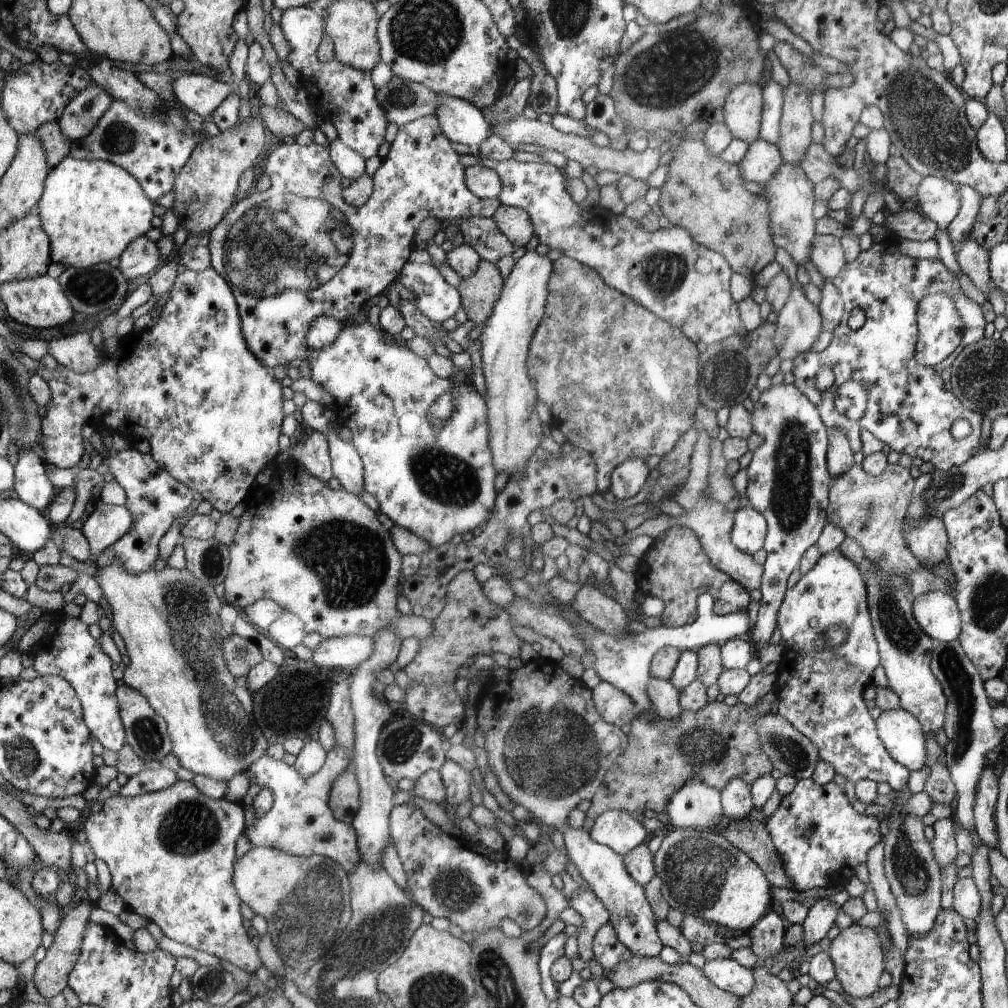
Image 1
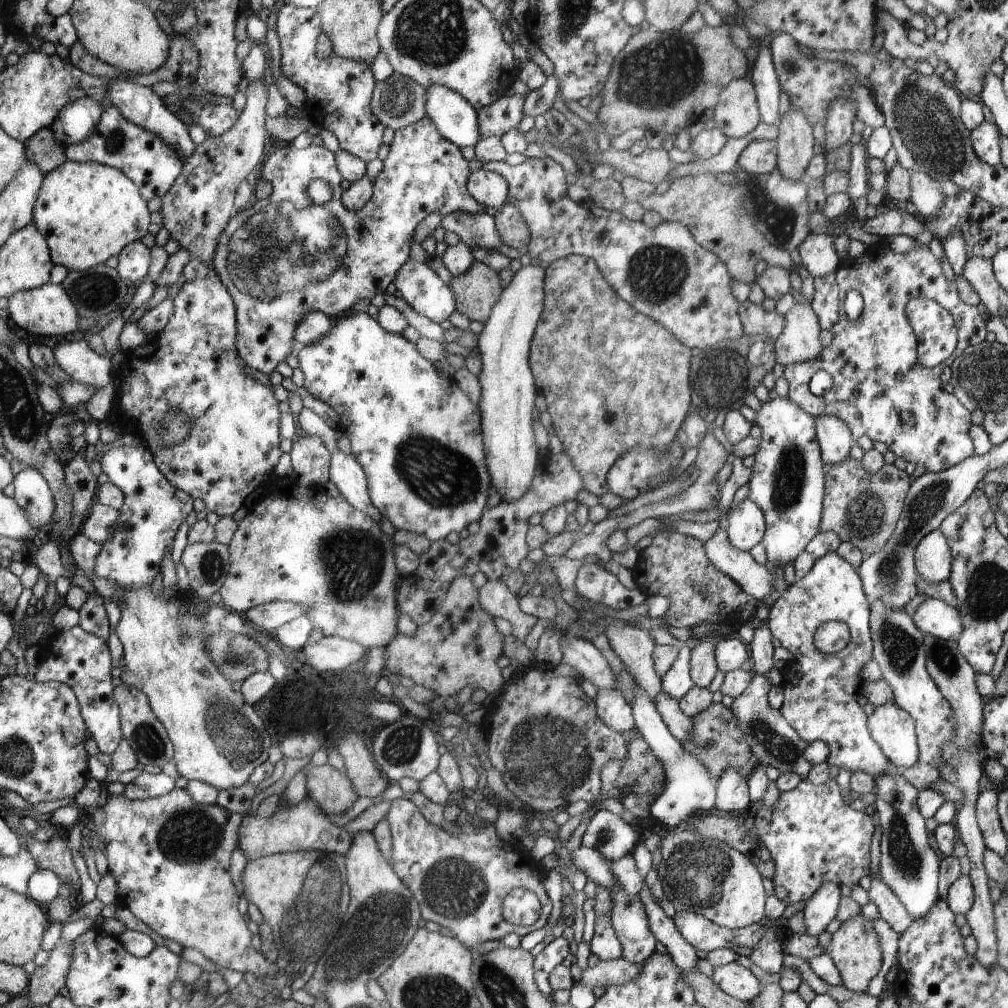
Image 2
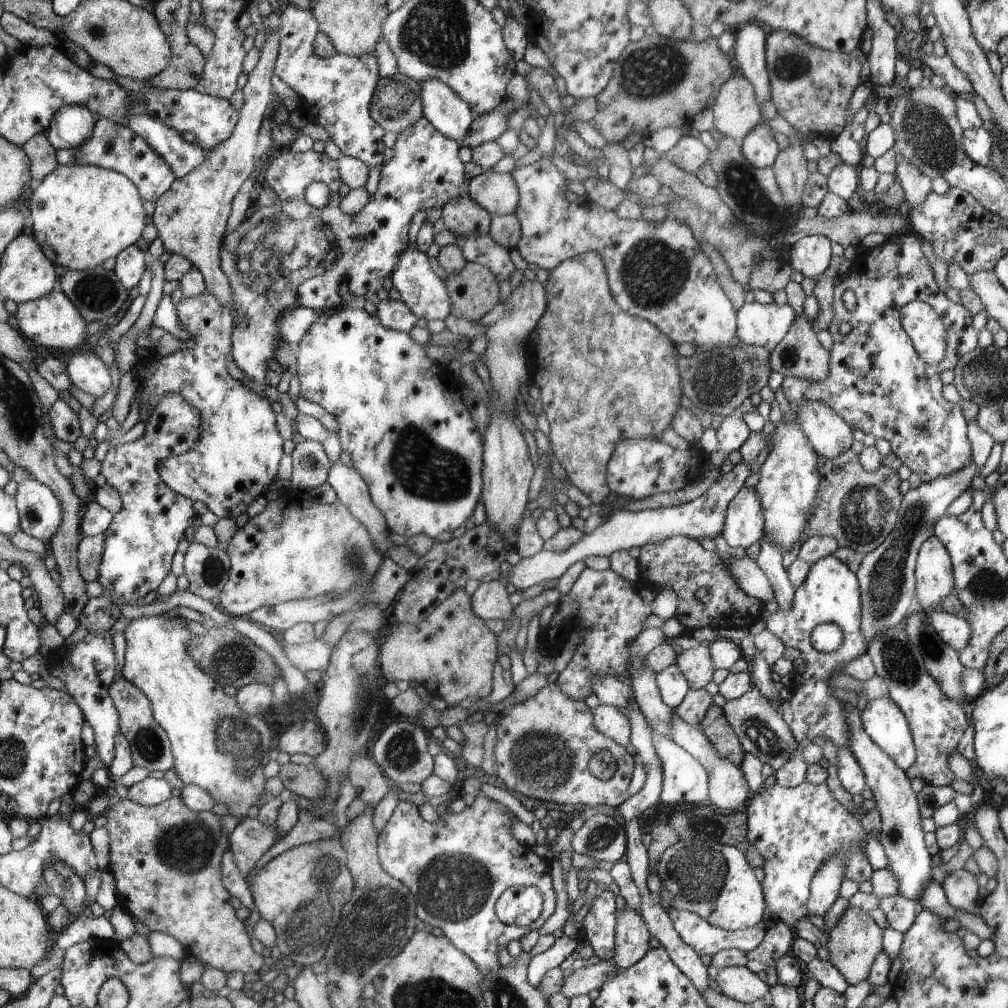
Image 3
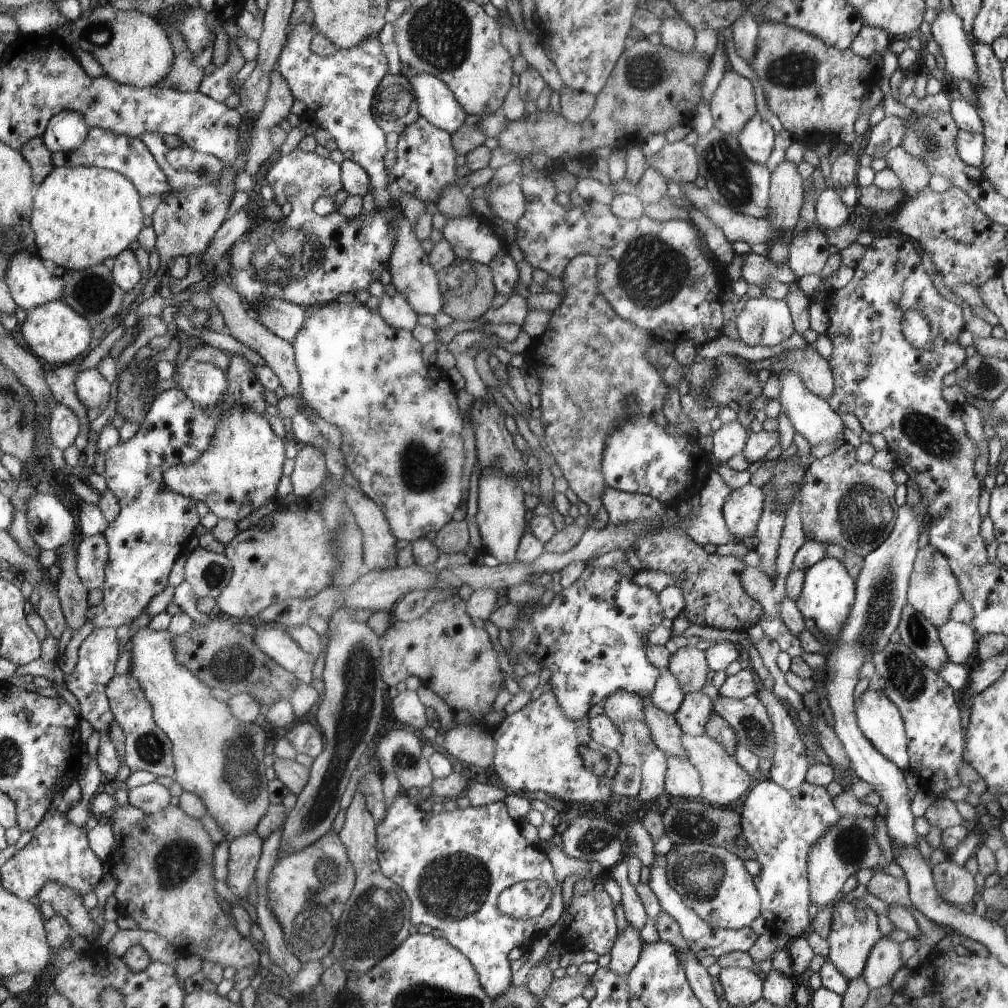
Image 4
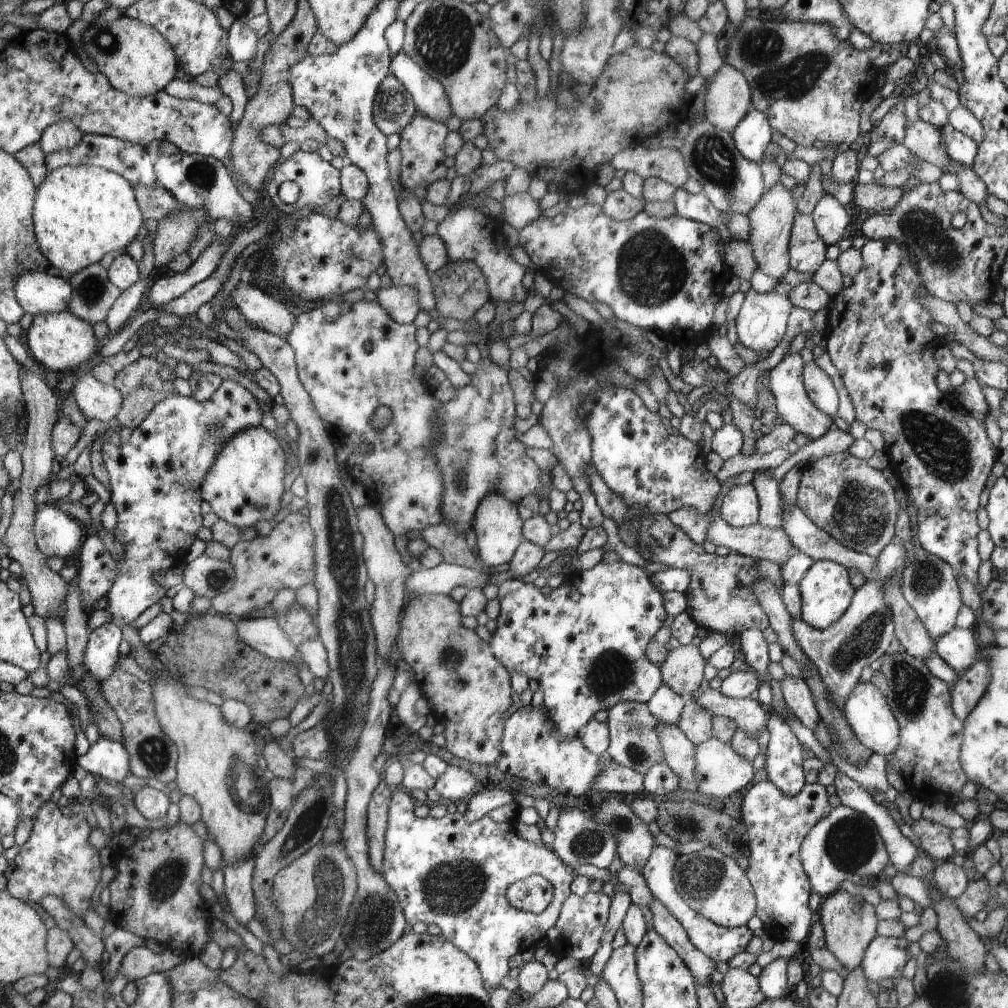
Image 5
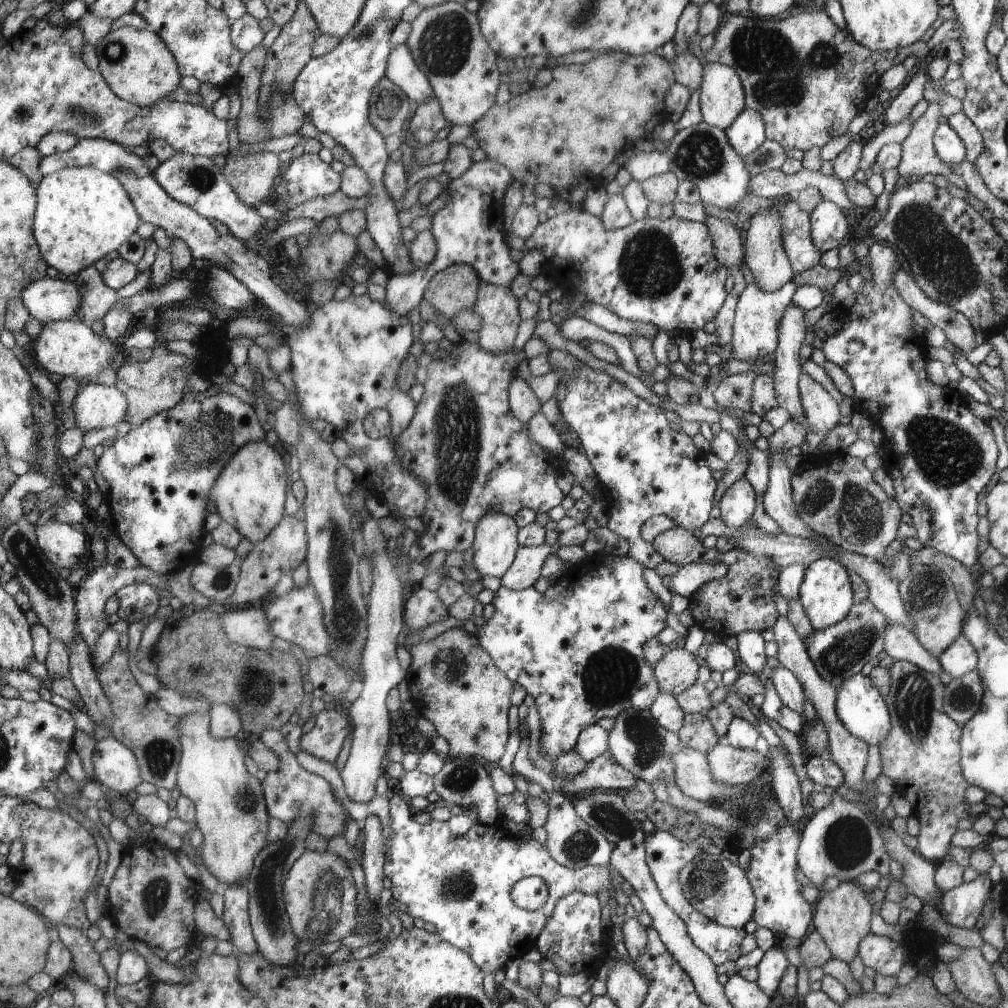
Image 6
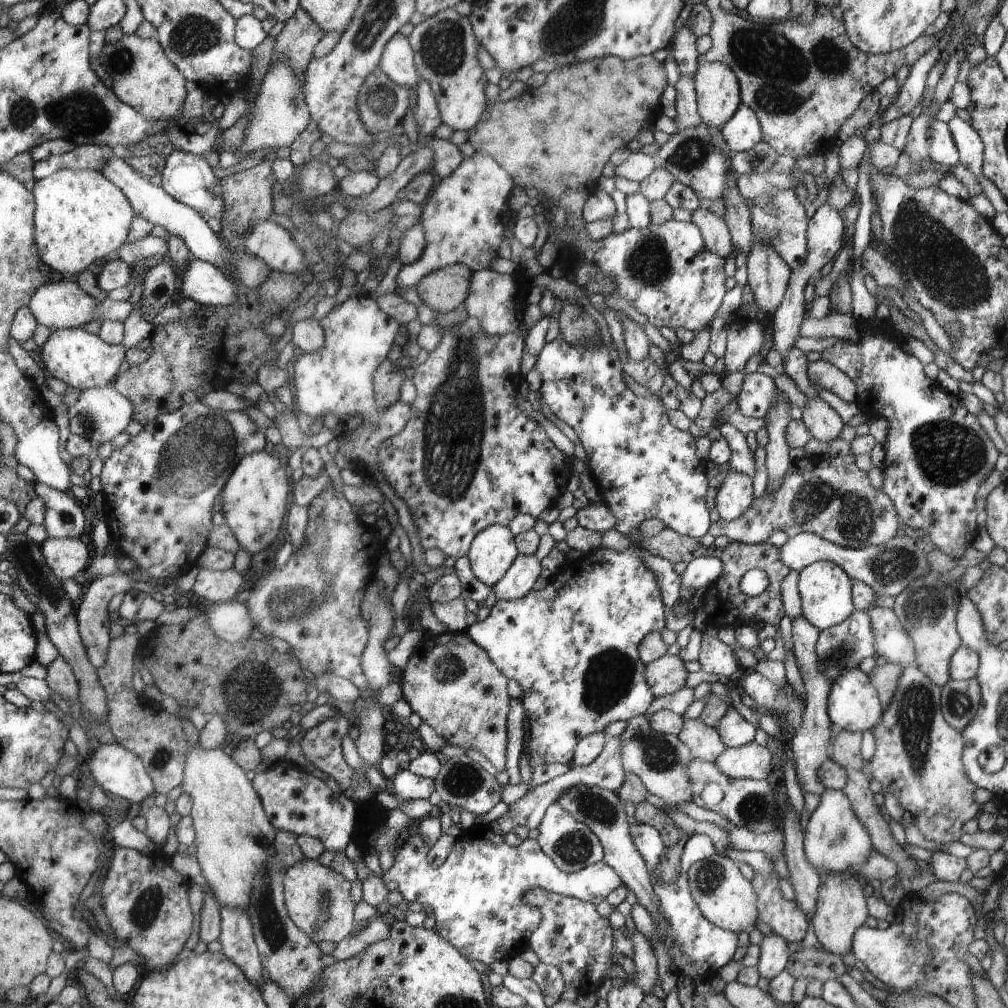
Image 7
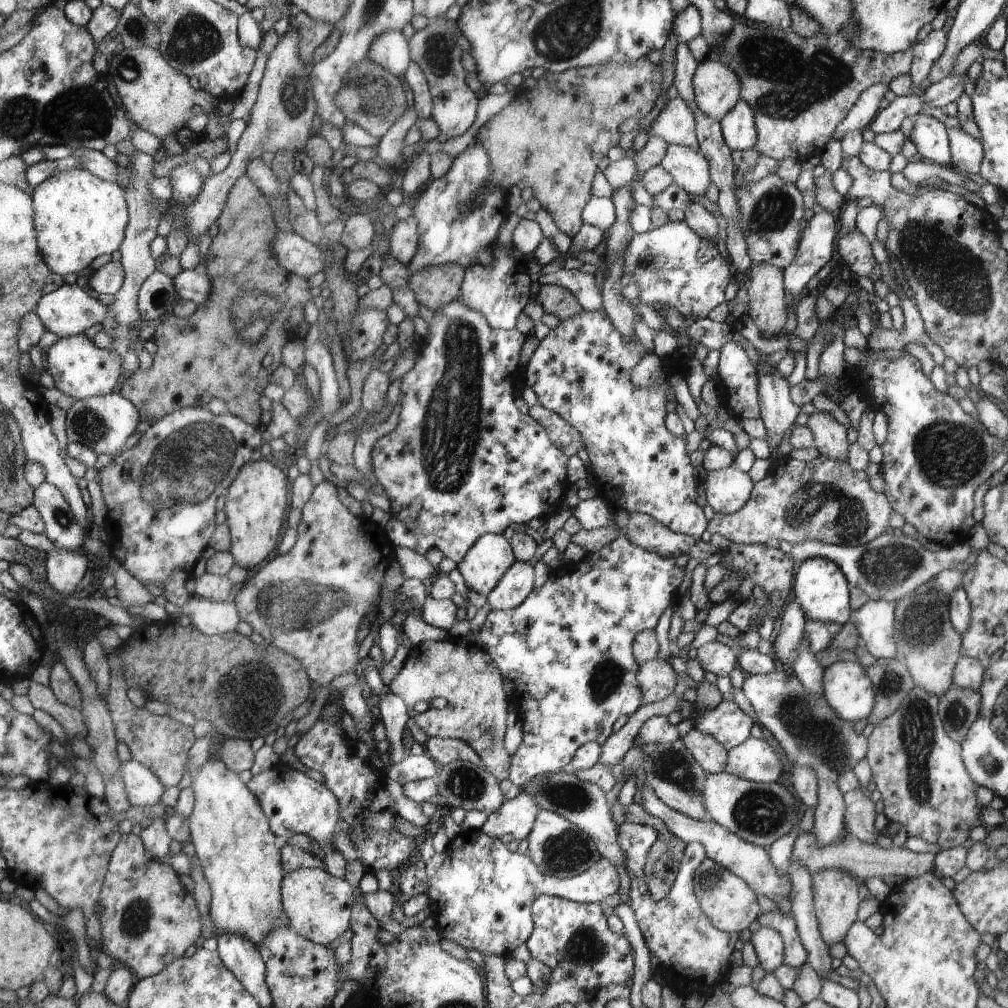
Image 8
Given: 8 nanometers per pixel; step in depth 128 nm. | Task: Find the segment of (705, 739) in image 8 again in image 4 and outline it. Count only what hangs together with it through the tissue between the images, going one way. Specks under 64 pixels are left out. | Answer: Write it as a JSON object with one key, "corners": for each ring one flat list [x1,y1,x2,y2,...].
{"corners":[[700,690,685,693,680,708,673,715,686,735,702,737,705,735,705,726,712,714,713,701]]}

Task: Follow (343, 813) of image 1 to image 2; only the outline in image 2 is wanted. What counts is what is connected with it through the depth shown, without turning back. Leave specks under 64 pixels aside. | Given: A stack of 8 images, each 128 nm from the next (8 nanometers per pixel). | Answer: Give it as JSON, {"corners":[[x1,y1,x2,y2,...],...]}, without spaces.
{"corners":[[328,763,320,766,308,765,303,772,307,772,307,796,315,801,326,815,343,814,359,797,347,775,342,774]]}

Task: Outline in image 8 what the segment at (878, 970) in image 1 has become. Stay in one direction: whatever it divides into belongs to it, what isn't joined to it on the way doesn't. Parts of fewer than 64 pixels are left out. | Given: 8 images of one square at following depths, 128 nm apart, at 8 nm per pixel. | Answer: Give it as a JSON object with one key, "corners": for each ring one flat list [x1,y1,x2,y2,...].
{"corners":[[822,869,811,874,813,890,813,907,821,937,830,946,835,942,842,941,856,920,856,912,860,906,860,896,858,896,858,882,842,870]]}

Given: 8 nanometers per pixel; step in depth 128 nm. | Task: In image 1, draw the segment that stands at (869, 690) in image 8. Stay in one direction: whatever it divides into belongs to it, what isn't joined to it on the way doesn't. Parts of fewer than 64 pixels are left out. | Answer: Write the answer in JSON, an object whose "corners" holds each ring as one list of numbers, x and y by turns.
{"corners":[[904,709,883,711,875,720,891,756,911,771,927,764,925,733,919,719]]}

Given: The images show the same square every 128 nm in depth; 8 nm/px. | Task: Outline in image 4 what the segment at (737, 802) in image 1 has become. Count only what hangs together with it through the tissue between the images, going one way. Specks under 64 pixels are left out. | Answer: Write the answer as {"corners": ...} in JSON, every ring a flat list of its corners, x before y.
{"corners":[[685,734,683,745,685,748,685,756,700,773,702,785,700,798,705,802,718,807,730,806,732,802,736,802,746,790,752,788,754,780,752,780,750,773,743,765,739,764,739,761,735,759,735,755,729,753,727,749,724,748,724,745,721,745,716,739,706,735,693,737]]}

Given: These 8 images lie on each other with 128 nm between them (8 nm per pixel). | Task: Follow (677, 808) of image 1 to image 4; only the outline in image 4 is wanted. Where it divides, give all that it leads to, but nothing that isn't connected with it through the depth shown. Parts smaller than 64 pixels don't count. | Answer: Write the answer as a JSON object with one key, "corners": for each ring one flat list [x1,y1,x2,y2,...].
{"corners":[[668,756,665,791,672,800,698,799,702,790,700,773,687,759]]}

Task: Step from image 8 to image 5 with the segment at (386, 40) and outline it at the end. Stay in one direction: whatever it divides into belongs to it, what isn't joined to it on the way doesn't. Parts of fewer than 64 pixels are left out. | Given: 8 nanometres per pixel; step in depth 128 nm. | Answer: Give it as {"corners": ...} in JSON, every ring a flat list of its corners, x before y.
{"corners":[[404,51,395,54,390,64,390,74,395,76,410,93,415,108,432,117,444,121,453,116,450,97,444,85,420,68]]}

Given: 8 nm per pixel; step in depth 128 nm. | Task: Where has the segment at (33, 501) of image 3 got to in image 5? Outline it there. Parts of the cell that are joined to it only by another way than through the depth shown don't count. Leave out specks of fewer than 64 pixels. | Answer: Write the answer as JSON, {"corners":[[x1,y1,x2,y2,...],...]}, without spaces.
{"corners":[[52,503,45,505,46,507,35,515,34,530,38,548,46,558,68,558,82,544,82,528,76,520,62,514,62,510,57,510]]}

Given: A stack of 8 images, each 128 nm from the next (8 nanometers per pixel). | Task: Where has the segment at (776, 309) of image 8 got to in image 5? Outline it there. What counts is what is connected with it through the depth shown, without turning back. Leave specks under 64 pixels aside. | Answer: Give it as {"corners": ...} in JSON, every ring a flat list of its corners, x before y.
{"corners":[[783,178,784,182,771,187,747,214,750,221,748,242,752,246,752,254,757,262,757,270,779,281,790,270,789,242,797,203,791,194,792,182]]}

